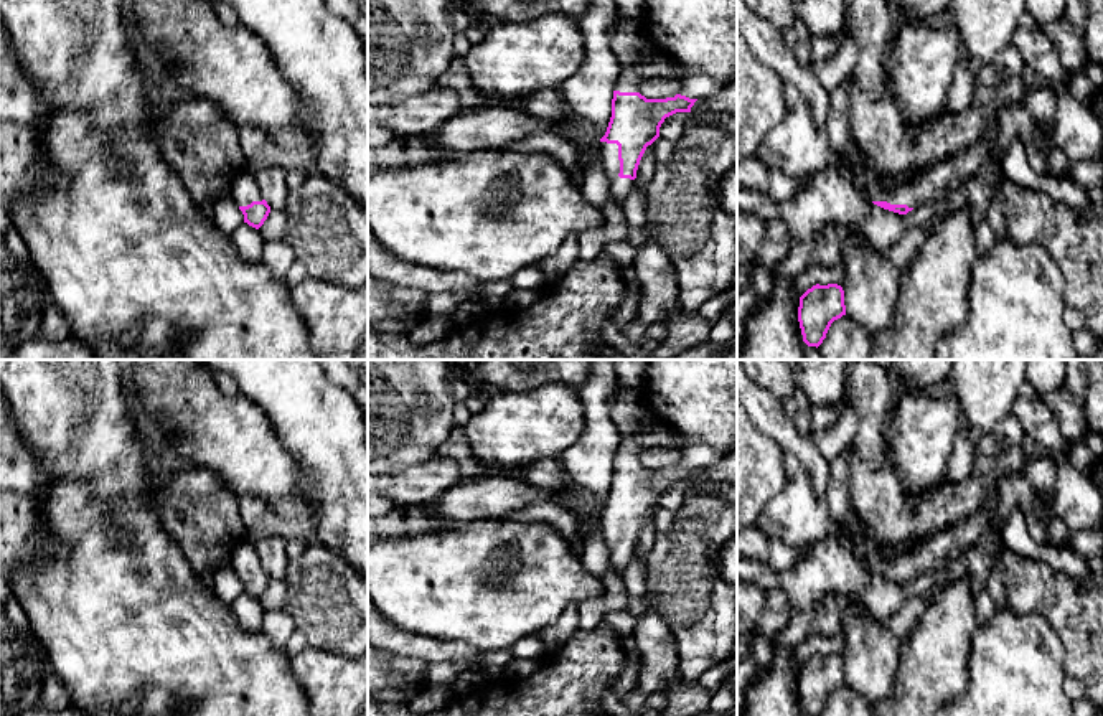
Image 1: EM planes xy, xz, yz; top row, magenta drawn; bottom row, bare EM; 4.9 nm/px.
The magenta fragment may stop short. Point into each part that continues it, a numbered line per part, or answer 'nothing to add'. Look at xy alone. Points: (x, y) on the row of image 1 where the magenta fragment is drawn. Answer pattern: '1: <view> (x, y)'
1: xy (244, 190)

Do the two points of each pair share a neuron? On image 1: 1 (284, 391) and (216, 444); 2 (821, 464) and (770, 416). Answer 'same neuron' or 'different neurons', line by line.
1: different neurons
2: same neuron

